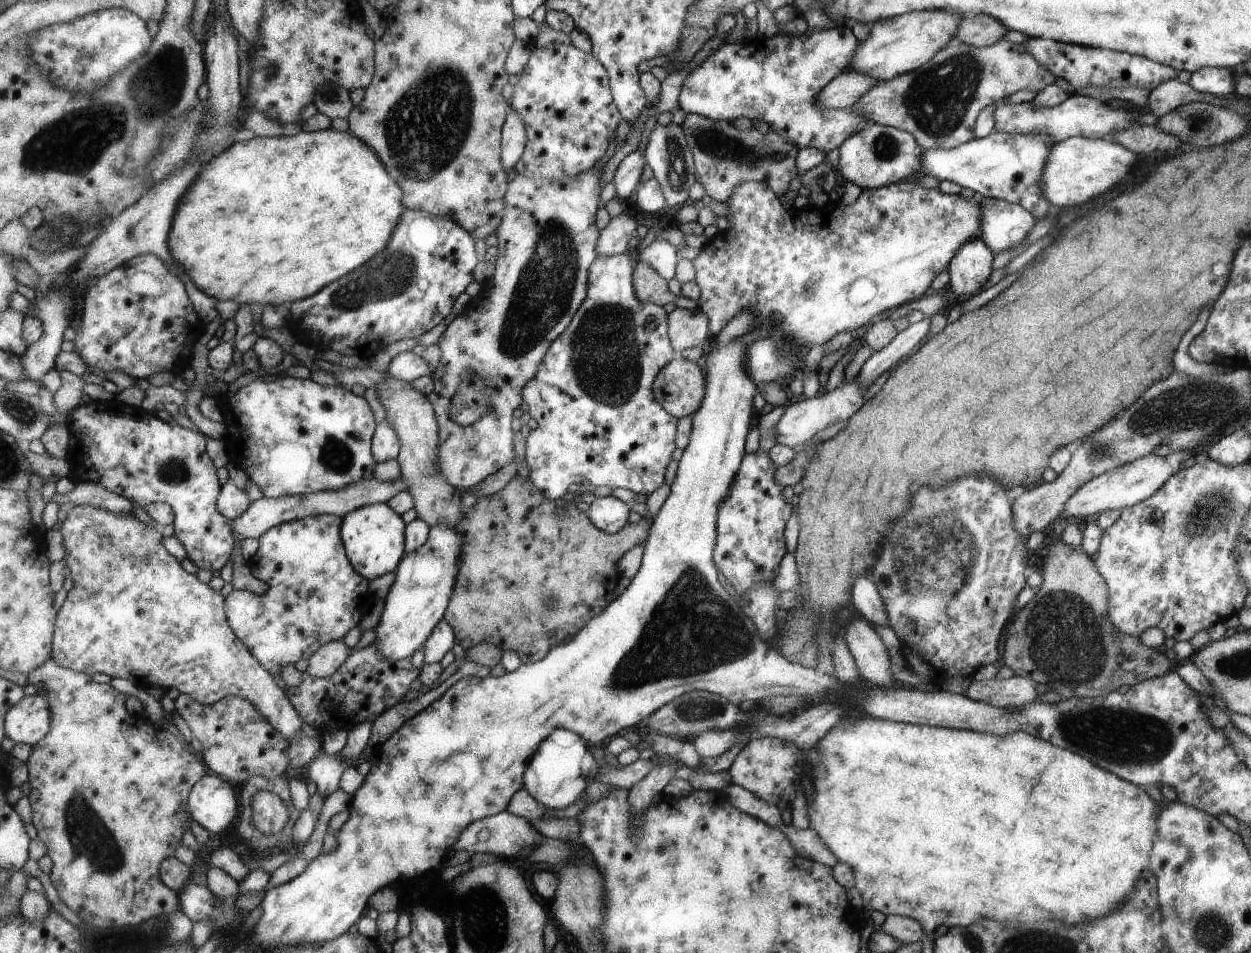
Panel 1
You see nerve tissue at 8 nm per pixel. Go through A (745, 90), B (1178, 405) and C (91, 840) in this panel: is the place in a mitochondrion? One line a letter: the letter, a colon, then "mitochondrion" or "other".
A: other
B: mitochondrion
C: mitochondrion

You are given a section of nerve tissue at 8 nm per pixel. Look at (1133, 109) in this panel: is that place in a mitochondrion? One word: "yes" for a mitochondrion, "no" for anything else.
no

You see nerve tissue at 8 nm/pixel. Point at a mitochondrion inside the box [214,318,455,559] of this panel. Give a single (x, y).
(341, 467)

